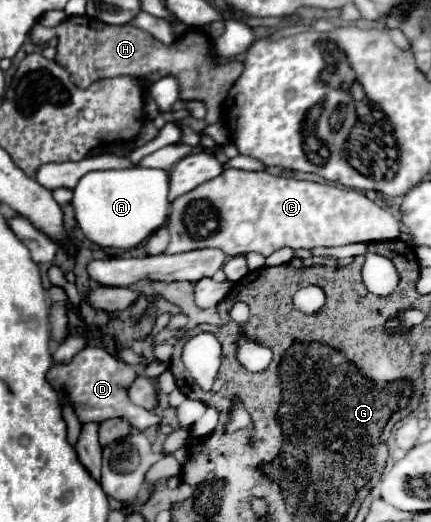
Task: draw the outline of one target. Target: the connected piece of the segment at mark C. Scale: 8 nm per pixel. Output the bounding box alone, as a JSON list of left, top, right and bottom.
[167,168,401,258]

